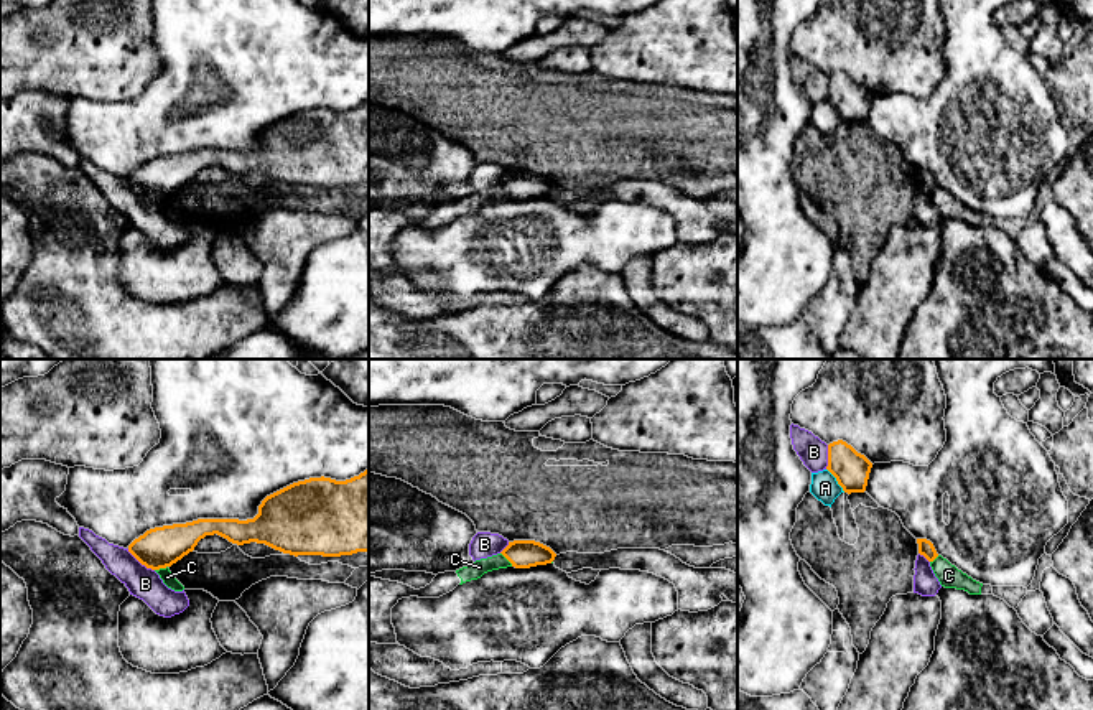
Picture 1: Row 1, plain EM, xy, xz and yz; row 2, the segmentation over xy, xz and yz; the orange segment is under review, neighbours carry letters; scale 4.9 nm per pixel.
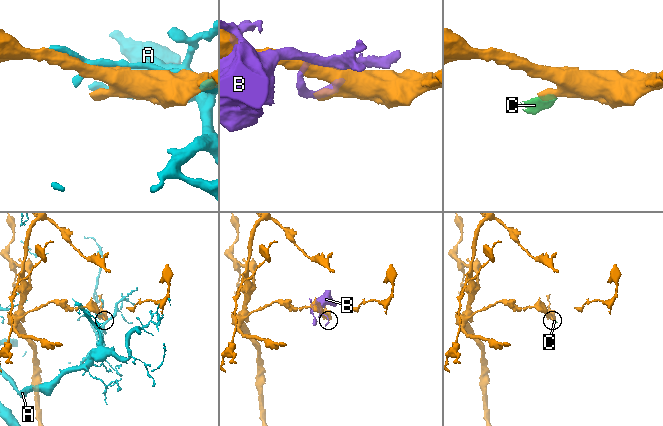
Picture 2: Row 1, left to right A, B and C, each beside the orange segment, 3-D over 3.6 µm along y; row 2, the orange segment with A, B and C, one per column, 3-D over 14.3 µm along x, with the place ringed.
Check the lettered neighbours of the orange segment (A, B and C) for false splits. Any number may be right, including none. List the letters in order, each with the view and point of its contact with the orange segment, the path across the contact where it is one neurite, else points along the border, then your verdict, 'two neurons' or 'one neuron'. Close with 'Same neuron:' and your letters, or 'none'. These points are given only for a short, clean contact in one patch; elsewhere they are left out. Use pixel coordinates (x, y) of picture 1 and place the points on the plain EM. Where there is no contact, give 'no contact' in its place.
A: contact yz (837, 111); two neurons
B: contact xy (140, 193); two neurons
C: contact xz (506, 188); way xz (522, 185), (506, 188), (479, 198); one neuron
Same neuron: C

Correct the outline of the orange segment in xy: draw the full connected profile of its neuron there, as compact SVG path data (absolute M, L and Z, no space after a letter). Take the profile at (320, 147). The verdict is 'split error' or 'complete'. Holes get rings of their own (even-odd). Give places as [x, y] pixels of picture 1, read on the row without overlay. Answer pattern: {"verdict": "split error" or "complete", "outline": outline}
{"verdict": "split error", "outline": "M369 99L346 112L321 107L293 114L267 127L253 150L198 150L150 160L128 176L128 183L155 201L168 219L183 222L184 217L171 206L170 198L193 183L201 170L214 165L237 176L257 173L295 188L369 185Z"}

